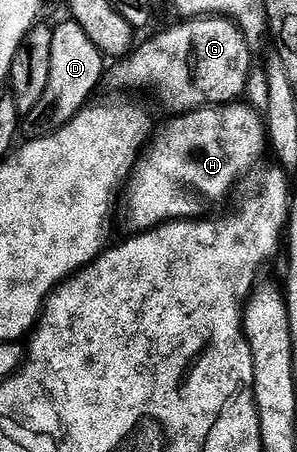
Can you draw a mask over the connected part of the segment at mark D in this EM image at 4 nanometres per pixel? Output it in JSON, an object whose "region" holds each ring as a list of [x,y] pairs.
{"region":[[[66,19],[61,26],[53,29],[51,39],[51,75],[47,79],[47,89],[35,107],[24,114],[19,129],[29,139],[44,137],[65,126],[72,117],[86,108],[89,95],[96,89],[97,83],[105,73],[106,58],[87,39],[87,31],[79,27],[76,21]]]}

